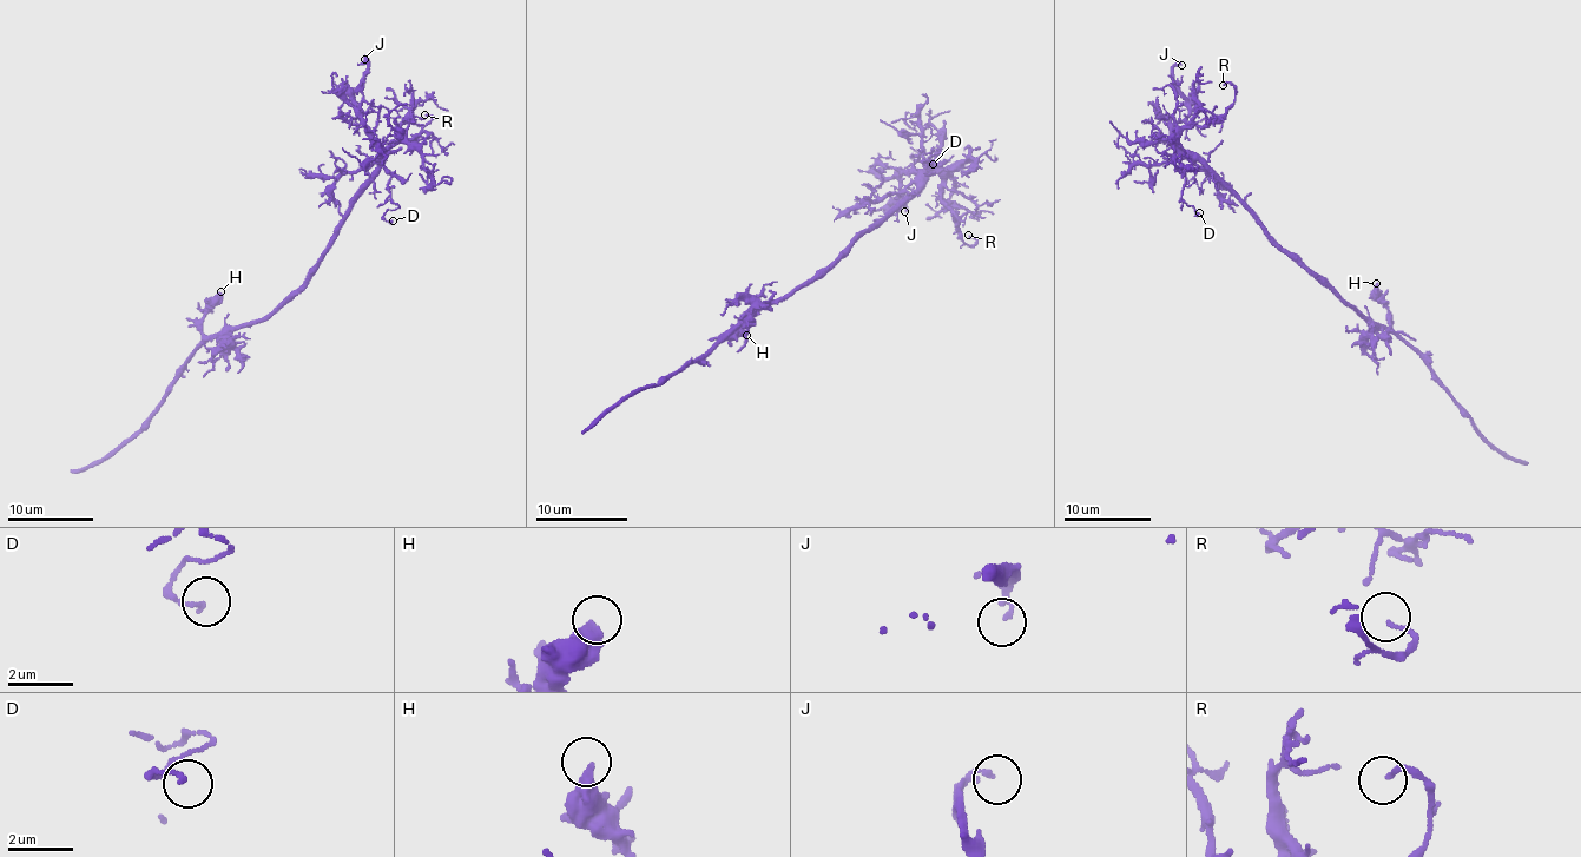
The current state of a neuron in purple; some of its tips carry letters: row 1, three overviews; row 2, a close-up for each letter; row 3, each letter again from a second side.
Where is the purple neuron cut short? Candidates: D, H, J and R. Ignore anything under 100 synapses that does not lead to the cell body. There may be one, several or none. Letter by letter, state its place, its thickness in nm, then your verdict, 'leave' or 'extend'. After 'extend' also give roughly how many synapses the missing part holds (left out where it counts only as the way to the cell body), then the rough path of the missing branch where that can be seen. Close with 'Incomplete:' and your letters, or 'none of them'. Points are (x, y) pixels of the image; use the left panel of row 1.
D: at (393, 221); 140 nm thick; leave
H: at (221, 291); 480 nm thick; leave
J: at (364, 59); 140 nm thick; leave
R: at (425, 114); 130 nm thick; leave
Incomplete: none of them

